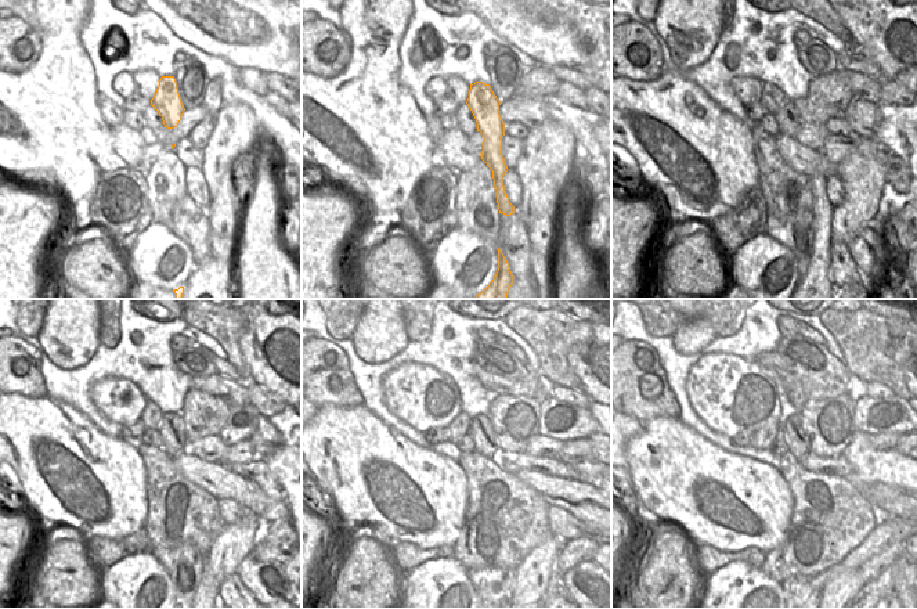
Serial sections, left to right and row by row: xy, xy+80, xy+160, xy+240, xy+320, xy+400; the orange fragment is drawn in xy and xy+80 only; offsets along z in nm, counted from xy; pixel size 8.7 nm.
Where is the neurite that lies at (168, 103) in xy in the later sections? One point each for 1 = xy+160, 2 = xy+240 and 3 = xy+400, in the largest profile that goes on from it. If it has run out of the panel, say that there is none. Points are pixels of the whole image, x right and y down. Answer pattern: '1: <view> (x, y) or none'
1: xy+160 (819, 266)
2: xy+240 (208, 580)
3: none

